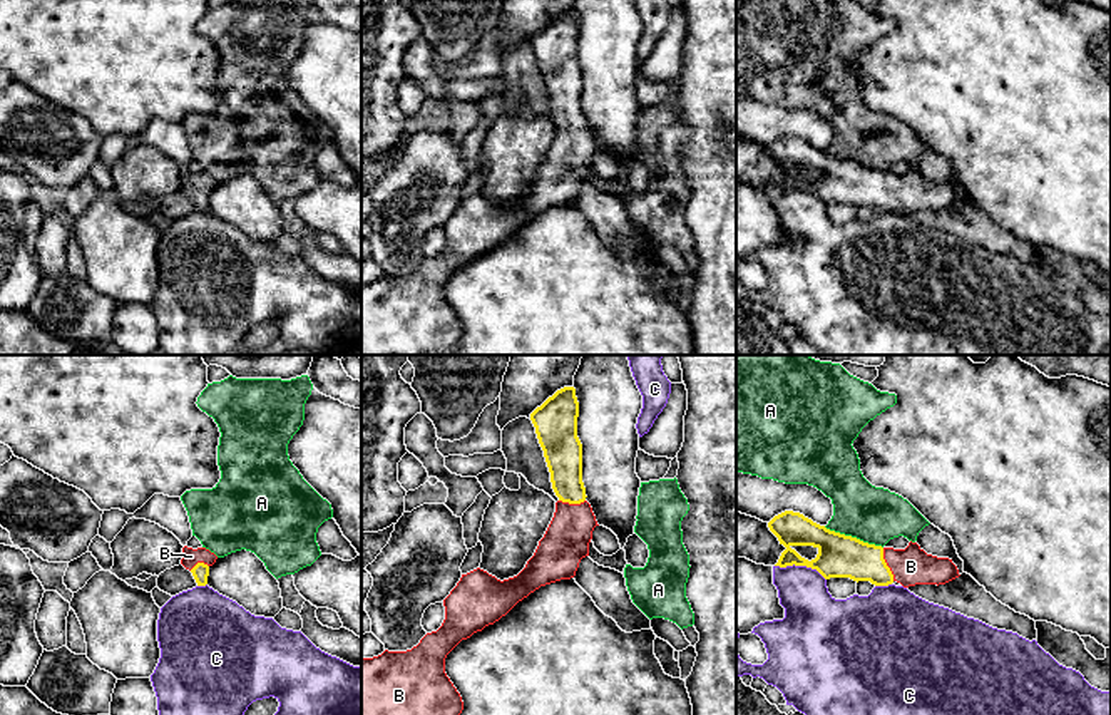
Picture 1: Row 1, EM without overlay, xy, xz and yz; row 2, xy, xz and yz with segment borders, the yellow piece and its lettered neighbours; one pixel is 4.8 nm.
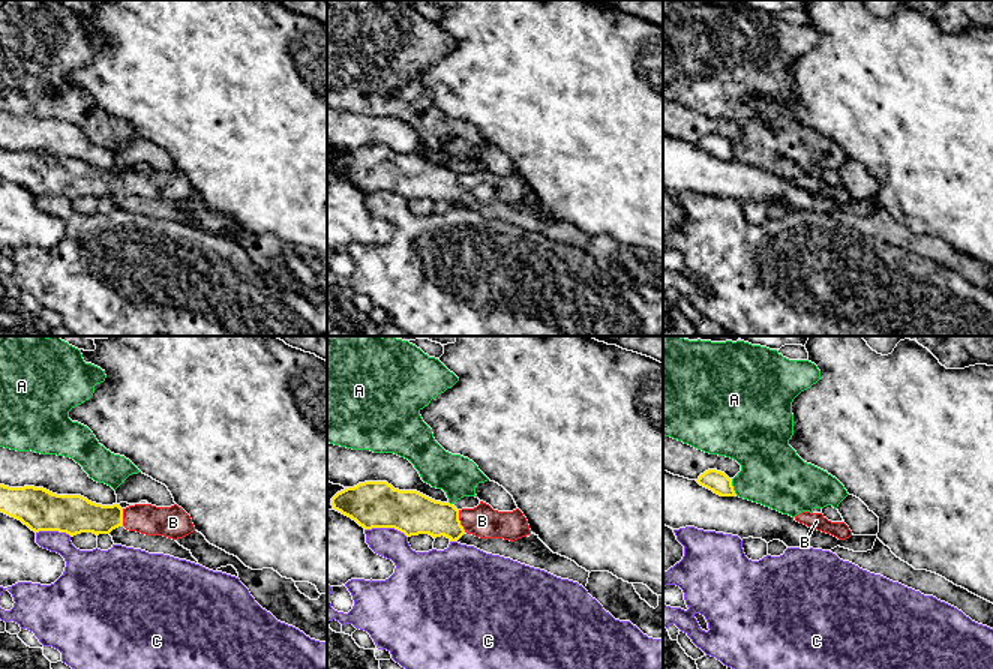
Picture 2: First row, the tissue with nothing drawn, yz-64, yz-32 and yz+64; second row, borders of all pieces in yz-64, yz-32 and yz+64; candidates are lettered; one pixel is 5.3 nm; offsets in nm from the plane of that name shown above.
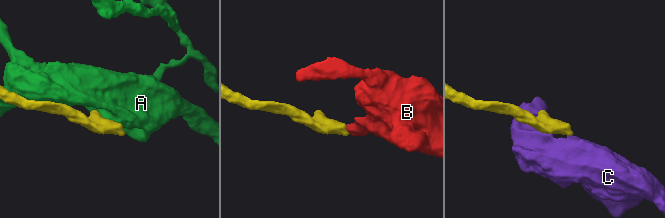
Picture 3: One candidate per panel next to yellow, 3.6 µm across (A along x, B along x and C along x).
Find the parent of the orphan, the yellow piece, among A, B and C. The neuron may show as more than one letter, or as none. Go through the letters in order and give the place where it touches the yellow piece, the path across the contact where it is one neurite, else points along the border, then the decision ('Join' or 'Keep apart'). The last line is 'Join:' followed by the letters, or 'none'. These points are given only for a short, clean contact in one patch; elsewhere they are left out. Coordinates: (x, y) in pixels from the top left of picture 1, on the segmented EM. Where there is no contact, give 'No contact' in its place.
A: Touches yellow at yz (854, 538). Keep apart
B: Touches yellow at yz (885, 565). Path across: yz (839, 556), (885, 565), (911, 566). Join
C: Touches yellow at yz (800, 565). Keep apart
Join: B

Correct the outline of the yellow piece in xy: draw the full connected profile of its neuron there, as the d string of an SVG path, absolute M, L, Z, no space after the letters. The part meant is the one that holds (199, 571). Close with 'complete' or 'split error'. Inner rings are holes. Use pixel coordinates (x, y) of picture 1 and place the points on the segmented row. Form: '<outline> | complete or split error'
M182 548L181 564L189 569L197 586L207 584L209 568L216 563L218 556L206 548Z | split error

